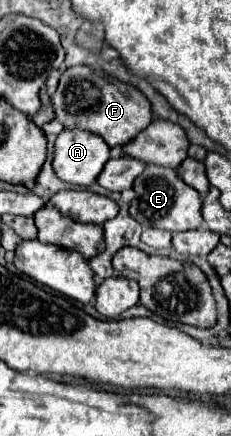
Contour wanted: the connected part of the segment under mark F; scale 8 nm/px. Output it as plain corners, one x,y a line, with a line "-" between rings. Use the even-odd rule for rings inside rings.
90,66
66,68
66,72
62,74
58,88
50,100
54,106
56,120
64,128
88,130
88,132
104,138
104,142
110,148
128,144
130,140
134,140
134,136
138,132
142,132
152,122
150,102
146,100
146,96
130,84
110,78
100,68
96,68
96,70

